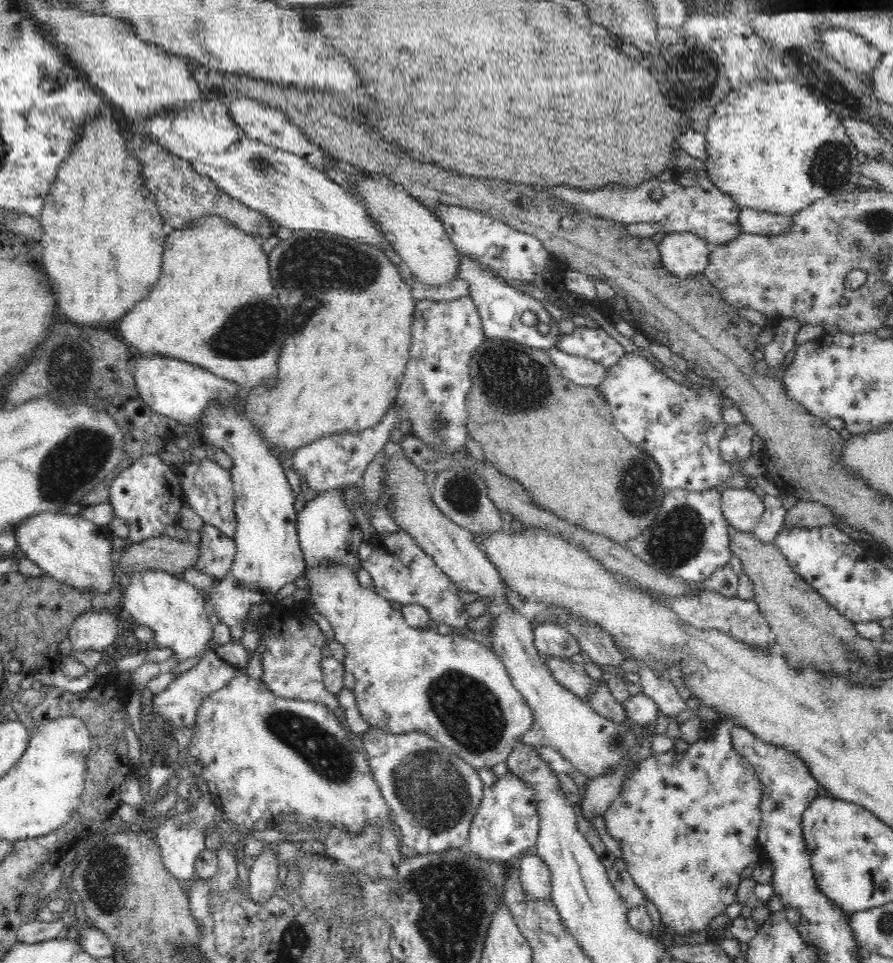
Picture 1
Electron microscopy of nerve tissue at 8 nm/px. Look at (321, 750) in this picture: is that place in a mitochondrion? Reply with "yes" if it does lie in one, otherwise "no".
yes

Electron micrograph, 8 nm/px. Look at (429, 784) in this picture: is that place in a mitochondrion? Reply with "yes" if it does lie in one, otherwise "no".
yes

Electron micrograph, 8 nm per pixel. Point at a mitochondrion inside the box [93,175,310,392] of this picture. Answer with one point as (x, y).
(254, 328)

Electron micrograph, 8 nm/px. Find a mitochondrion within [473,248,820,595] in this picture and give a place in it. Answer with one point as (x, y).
(496, 365)

